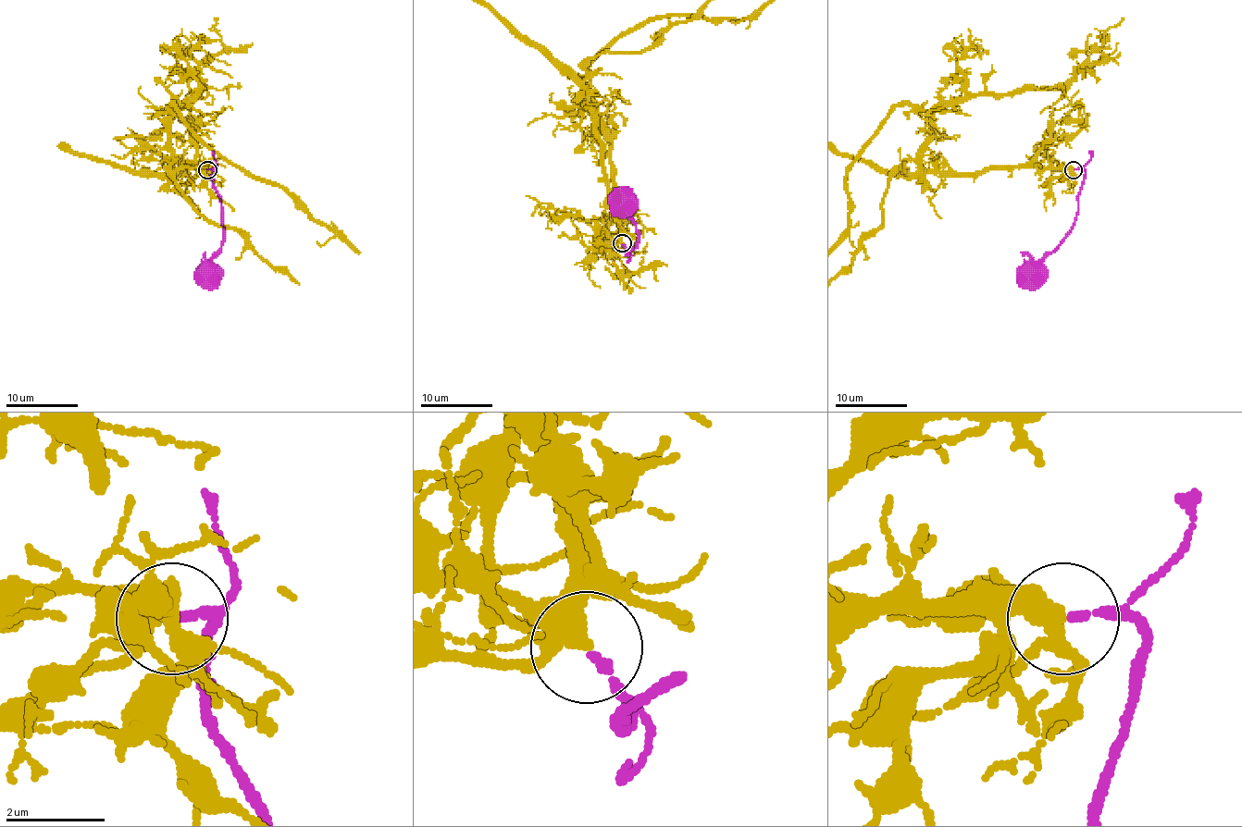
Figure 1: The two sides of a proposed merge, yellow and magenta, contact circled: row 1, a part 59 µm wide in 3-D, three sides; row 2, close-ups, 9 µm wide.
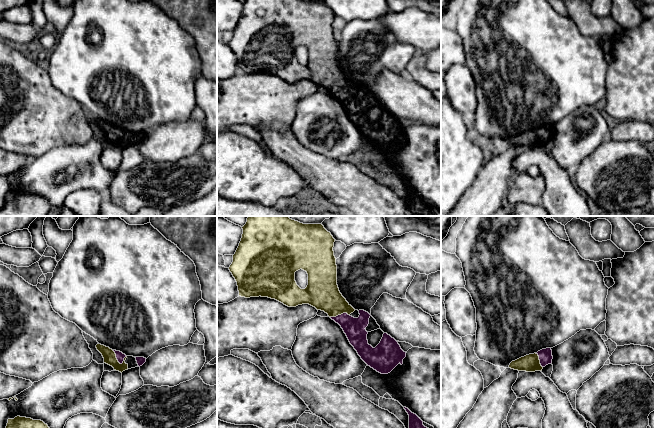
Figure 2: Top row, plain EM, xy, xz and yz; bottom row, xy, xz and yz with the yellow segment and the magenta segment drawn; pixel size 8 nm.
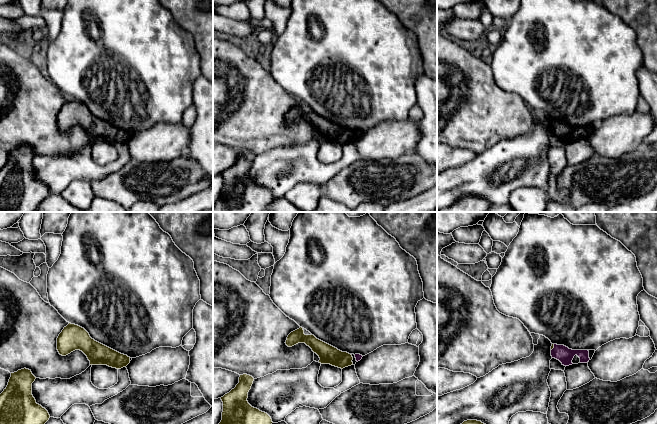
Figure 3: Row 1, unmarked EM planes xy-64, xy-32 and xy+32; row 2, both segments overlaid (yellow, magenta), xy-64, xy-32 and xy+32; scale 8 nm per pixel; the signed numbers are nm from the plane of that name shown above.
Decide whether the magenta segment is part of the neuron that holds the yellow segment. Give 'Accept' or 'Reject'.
Accept

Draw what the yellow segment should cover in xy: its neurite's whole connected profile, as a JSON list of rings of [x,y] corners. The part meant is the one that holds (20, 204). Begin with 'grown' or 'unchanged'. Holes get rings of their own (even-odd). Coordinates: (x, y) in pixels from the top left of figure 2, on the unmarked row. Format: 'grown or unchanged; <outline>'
unchanged; [[[17,192],[8,195],[6,205],[0,209],[0,216],[45,216],[51,209],[43,197]]]

